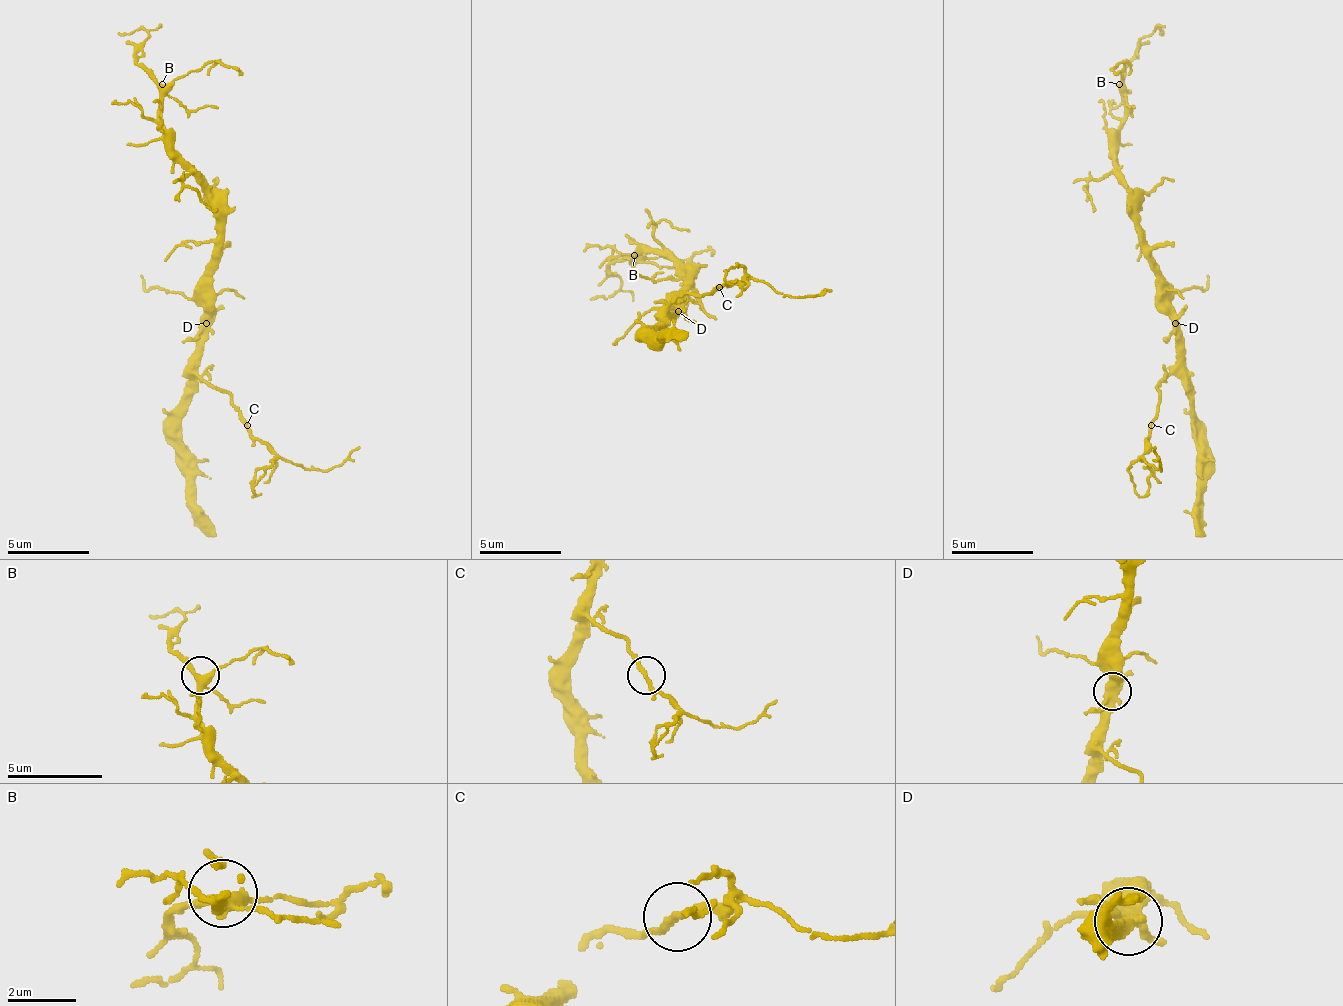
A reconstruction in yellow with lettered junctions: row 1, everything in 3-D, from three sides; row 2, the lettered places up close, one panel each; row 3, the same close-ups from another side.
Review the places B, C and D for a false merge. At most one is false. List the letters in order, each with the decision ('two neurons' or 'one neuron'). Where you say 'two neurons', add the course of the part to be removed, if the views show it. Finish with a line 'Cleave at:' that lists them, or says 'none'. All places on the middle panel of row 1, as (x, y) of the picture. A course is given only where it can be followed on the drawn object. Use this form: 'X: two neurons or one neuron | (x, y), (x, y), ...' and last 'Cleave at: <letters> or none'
B: one neuron
C: one neuron
D: one neuron
Cleave at: none

